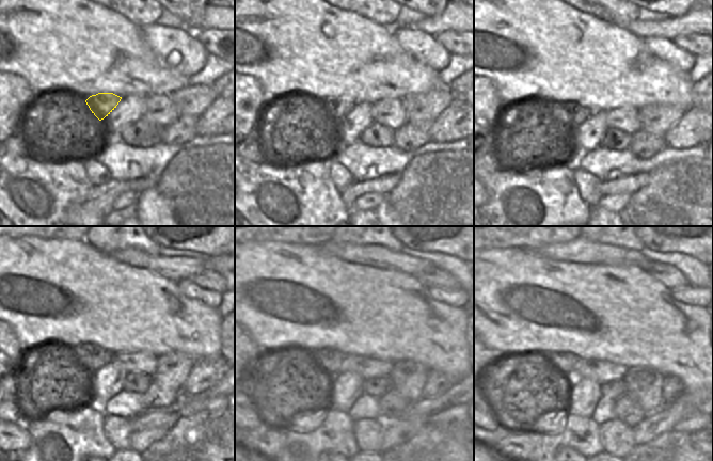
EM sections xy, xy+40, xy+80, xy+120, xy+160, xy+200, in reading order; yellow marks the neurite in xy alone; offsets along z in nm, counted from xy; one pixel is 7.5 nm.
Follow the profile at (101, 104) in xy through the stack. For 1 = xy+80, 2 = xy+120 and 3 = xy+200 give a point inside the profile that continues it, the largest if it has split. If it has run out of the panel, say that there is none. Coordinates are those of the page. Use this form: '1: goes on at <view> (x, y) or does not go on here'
1: goes on at xy+80 (571, 111)
2: goes on at xy+120 (86, 351)
3: goes on at xy+200 (571, 356)

